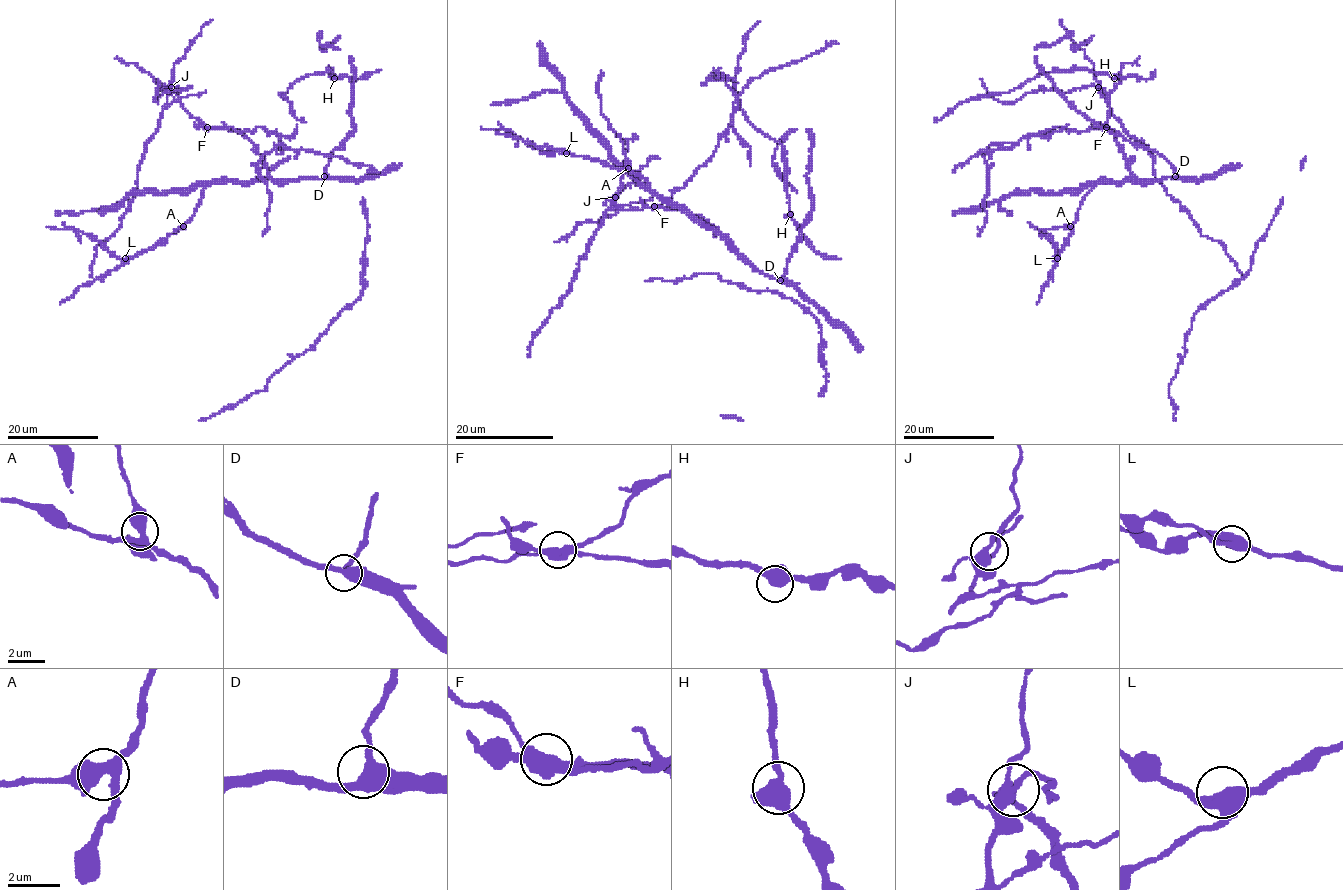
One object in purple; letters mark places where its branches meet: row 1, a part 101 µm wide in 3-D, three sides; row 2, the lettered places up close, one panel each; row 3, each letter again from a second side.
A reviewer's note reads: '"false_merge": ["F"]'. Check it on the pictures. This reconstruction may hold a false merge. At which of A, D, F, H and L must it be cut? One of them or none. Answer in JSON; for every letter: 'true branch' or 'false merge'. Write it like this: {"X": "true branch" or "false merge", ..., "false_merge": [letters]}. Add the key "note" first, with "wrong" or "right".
{"note": "right", "A": "true branch", "D": "true branch", "F": "false merge", "H": "true branch", "L": "true branch", "false_merge": ["F"]}

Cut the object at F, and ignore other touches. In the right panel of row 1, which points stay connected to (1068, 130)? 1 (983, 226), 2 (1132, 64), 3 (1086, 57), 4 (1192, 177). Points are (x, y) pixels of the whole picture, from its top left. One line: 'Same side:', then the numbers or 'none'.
Same side: 1, 2, 3

